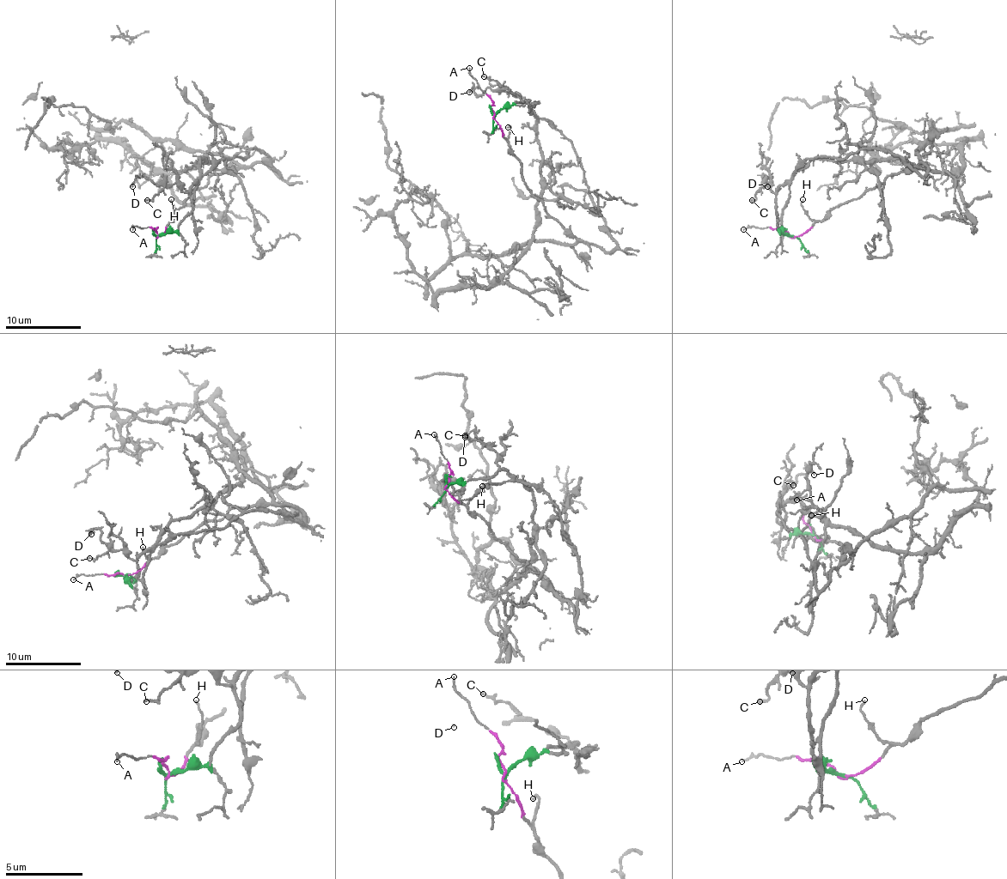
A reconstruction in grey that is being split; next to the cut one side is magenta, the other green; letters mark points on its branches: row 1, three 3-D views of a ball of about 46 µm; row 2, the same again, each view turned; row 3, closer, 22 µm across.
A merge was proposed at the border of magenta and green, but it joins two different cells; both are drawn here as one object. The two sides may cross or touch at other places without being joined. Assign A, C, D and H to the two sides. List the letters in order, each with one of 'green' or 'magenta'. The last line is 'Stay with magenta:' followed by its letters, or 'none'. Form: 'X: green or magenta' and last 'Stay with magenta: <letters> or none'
A: magenta
C: green
D: green
H: magenta
Stay with magenta: A, H

